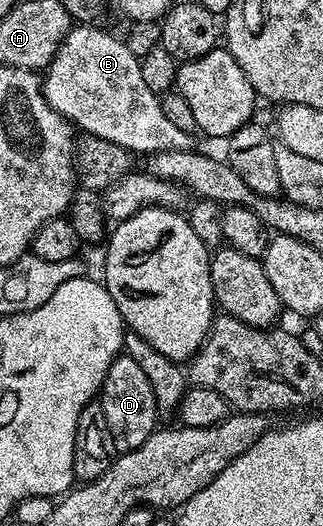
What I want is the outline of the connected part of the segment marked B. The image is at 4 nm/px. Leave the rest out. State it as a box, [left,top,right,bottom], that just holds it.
[43,25,190,153]

